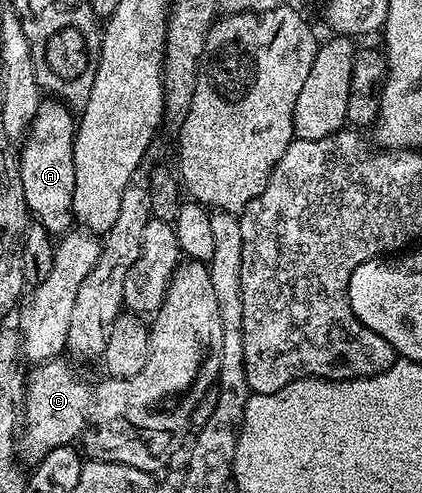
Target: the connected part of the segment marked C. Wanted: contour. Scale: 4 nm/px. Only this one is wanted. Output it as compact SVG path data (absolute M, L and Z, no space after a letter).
M58 357L38 363L28 372L23 412L23 459L26 464L41 463L51 449L68 447L80 440L89 414L91 387L73 372L72 365L68 358Z

